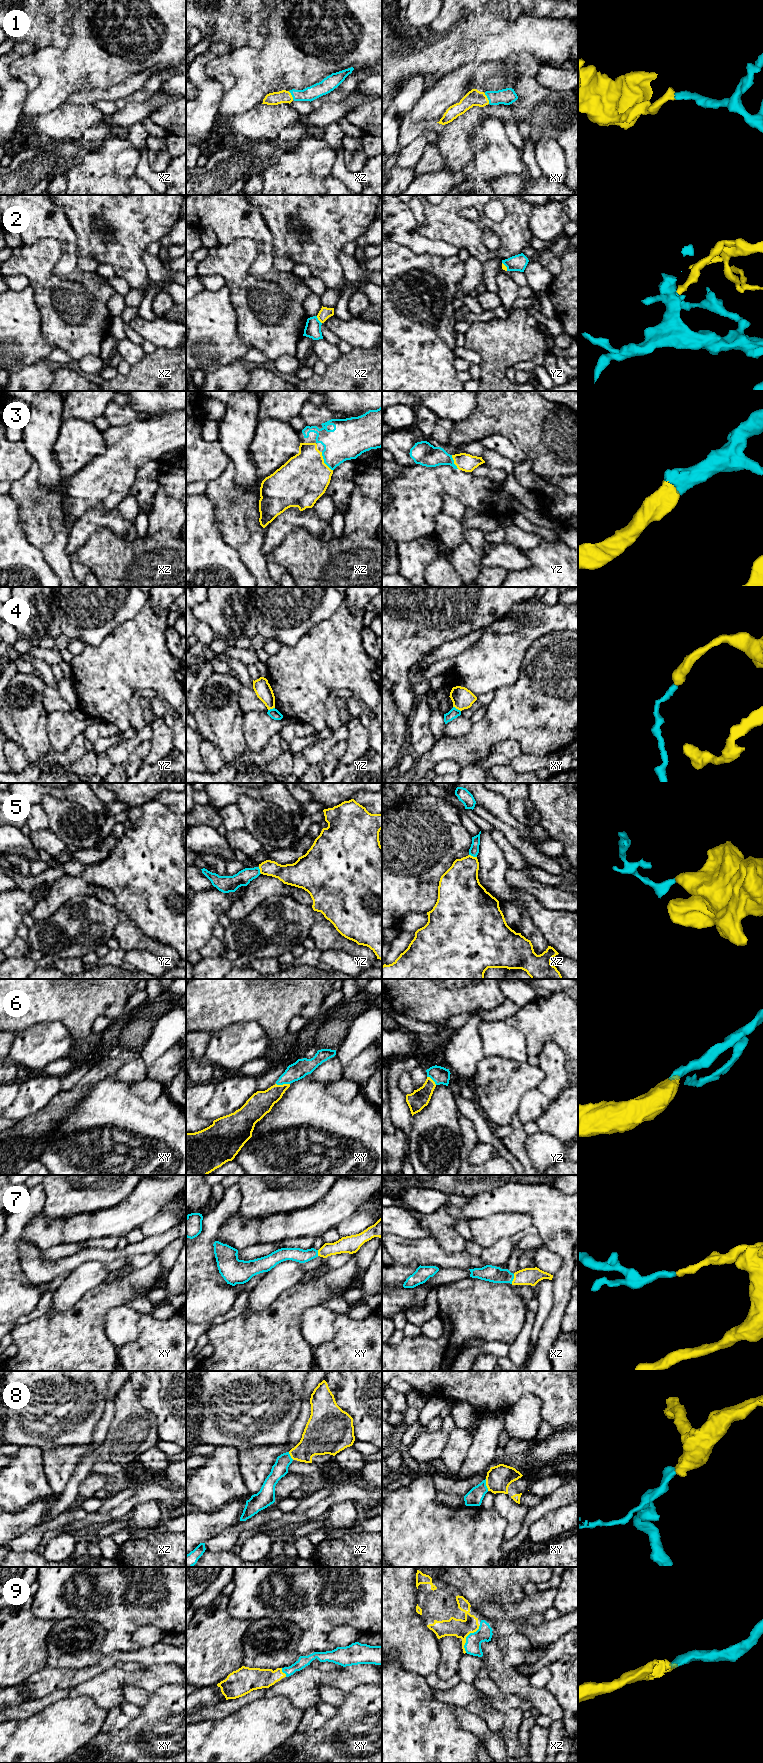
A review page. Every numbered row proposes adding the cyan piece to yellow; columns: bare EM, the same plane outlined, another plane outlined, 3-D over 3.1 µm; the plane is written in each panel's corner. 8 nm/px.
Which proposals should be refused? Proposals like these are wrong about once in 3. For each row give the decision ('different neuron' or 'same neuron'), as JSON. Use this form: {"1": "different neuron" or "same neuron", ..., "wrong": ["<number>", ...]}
{"1": "same neuron", "2": "different neuron", "3": "same neuron", "4": "different neuron", "5": "different neuron", "6": "same neuron", "7": "same neuron", "8": "same neuron", "9": "same neuron", "wrong": ["2", "4", "5"]}

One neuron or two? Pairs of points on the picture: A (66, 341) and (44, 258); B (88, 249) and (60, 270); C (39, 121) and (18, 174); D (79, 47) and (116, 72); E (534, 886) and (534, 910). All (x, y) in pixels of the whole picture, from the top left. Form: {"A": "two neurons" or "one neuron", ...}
{"A": "one neuron", "B": "two neurons", "C": "two neurons", "D": "one neuron", "E": "two neurons"}

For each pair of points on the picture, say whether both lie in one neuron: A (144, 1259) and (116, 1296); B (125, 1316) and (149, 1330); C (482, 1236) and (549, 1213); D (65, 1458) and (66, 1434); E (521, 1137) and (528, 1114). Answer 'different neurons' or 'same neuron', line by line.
A: different neurons
B: different neurons
C: different neurons
D: different neurons
E: different neurons

